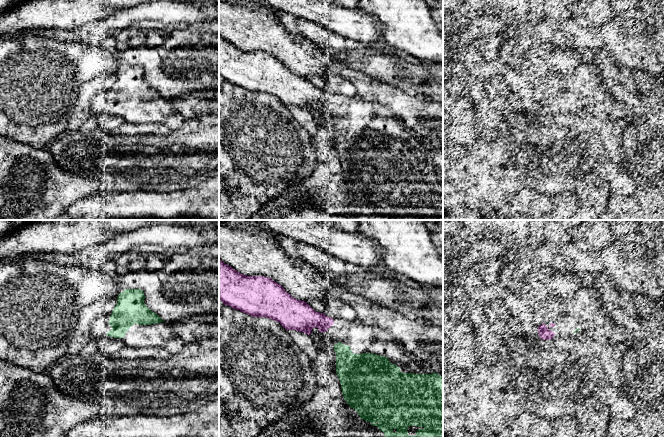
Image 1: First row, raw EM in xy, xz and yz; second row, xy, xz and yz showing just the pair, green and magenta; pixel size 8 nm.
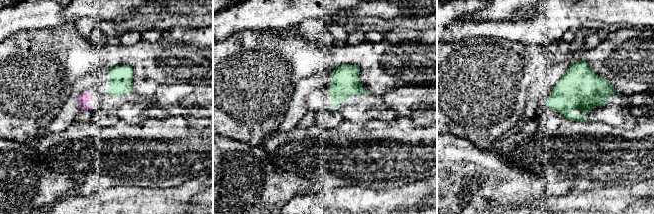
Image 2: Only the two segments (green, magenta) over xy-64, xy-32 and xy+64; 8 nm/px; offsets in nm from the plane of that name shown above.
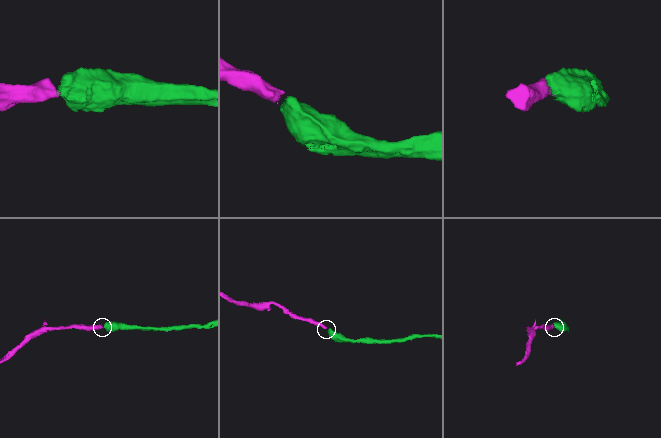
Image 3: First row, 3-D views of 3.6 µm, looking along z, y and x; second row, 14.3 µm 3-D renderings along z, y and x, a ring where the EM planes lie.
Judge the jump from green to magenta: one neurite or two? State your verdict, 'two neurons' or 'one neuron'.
one neuron

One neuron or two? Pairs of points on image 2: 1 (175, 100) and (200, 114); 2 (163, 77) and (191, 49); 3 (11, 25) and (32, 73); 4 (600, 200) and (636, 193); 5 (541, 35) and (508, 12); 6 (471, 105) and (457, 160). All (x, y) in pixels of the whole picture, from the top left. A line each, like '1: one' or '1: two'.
1: one
2: one
3: two
4: one
5: two
6: two

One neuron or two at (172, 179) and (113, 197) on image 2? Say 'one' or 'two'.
two

